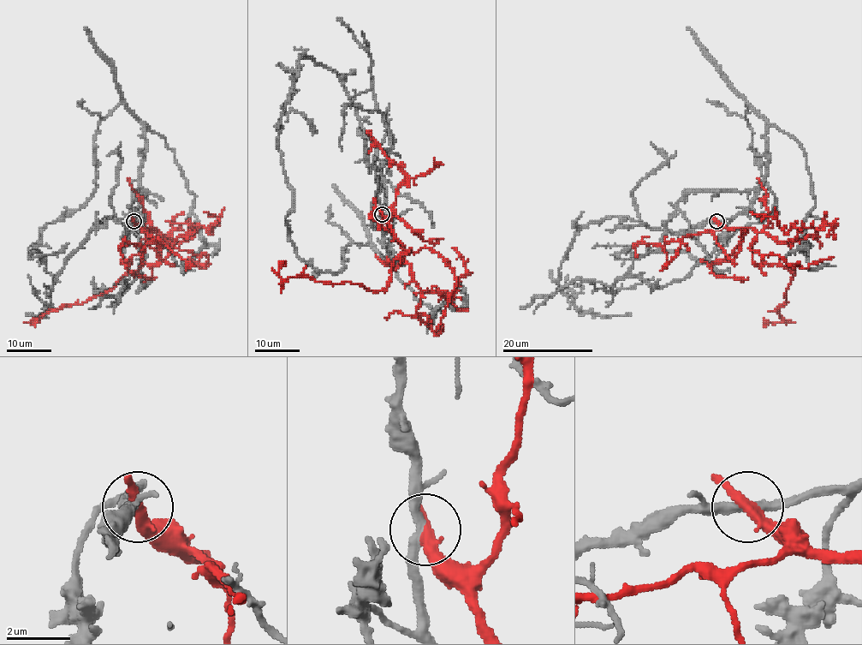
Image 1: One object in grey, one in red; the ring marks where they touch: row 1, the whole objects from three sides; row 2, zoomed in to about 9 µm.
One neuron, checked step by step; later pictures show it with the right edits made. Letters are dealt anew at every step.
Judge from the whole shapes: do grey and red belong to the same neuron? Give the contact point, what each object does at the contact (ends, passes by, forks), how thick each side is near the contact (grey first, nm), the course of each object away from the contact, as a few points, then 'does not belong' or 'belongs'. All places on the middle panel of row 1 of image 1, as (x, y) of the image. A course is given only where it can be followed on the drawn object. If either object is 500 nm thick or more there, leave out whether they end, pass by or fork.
(382, 214) | grey passes by | red passes by | 280/320 nm | grey via (382, 214), (394, 264), (351, 242), (340, 271), (304, 261), (285, 218), (280, 116), (300, 112), (312, 135) | red via (382, 214), (407, 255), (411, 252), (393, 261), (383, 289), (308, 277), (282, 281), (278, 268), (286, 260) | does not belong

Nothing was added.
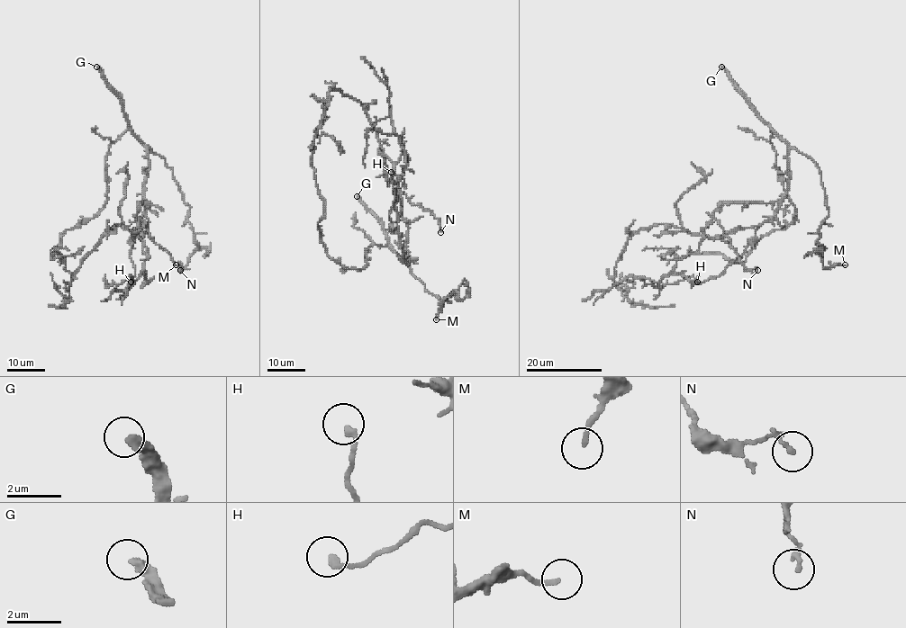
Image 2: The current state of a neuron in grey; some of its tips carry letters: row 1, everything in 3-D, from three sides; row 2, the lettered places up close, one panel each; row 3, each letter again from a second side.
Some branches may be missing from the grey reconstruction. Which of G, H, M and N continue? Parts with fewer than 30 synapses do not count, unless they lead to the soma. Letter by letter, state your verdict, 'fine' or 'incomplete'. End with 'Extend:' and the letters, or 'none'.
G: incomplete
H: fine
M: fine
N: fine
Extend: G

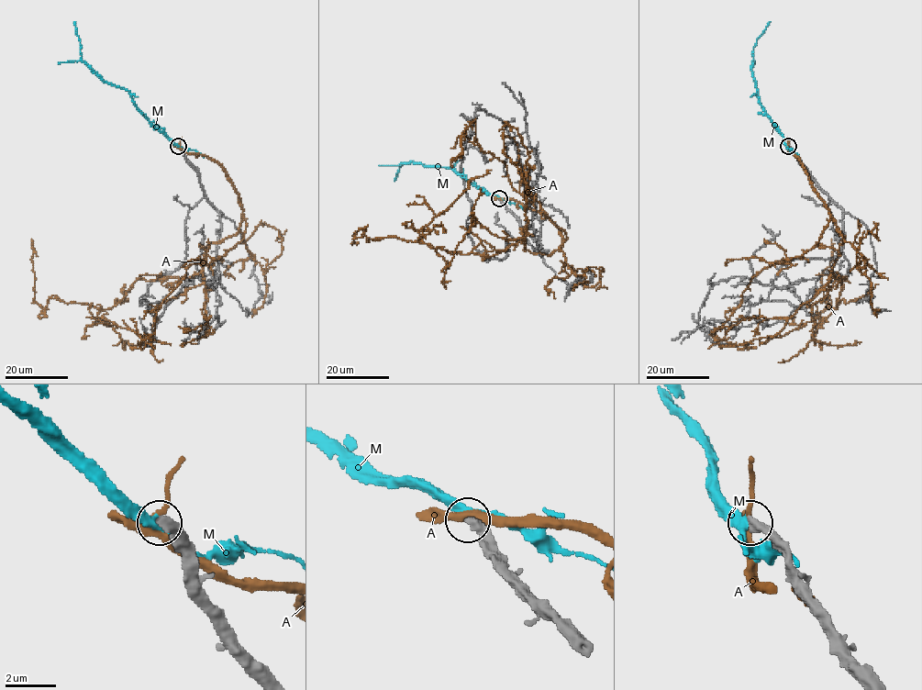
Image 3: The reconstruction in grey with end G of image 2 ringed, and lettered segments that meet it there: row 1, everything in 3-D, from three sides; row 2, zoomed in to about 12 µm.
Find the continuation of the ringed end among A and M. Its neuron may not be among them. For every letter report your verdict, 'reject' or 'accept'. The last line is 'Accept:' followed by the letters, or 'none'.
A: reject
M: accept
Accept: M

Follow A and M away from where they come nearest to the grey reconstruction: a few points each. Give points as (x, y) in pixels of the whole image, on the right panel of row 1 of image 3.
A: (788, 145), (843, 238), (833, 309), (820, 274), (831, 239)
M: (788, 146), (763, 110), (751, 70), (751, 50), (756, 39), (770, 21)

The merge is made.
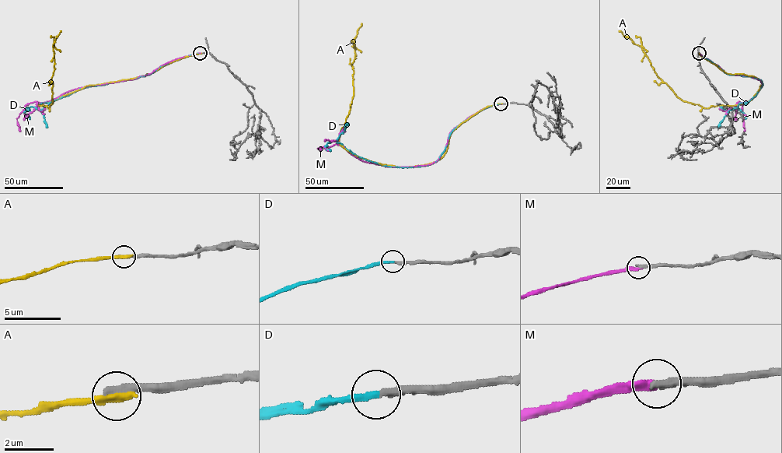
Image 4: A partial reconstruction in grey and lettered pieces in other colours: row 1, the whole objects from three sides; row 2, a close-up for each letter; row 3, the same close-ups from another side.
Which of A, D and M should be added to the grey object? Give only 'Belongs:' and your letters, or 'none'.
Belongs: D

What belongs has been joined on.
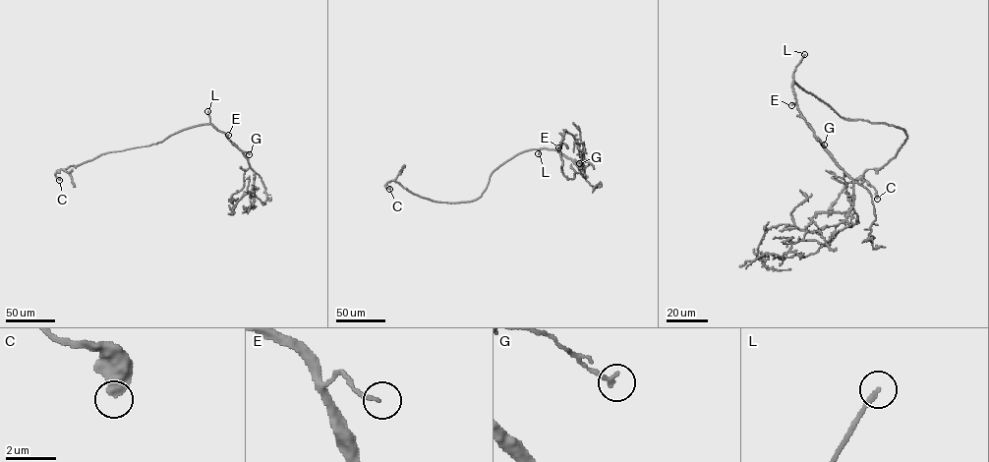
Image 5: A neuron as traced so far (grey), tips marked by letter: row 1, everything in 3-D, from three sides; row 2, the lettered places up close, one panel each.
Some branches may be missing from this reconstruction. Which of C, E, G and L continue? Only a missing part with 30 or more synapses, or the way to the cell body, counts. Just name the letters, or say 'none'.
L

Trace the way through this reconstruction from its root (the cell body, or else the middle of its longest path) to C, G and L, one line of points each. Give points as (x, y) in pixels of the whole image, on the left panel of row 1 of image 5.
C: (192, 127), (156, 144), (101, 154), (79, 165), (57, 170), (55, 175), (59, 180)
G: (192, 127), (210, 124), (249, 154)
L: (192, 127), (209, 124), (207, 111)

